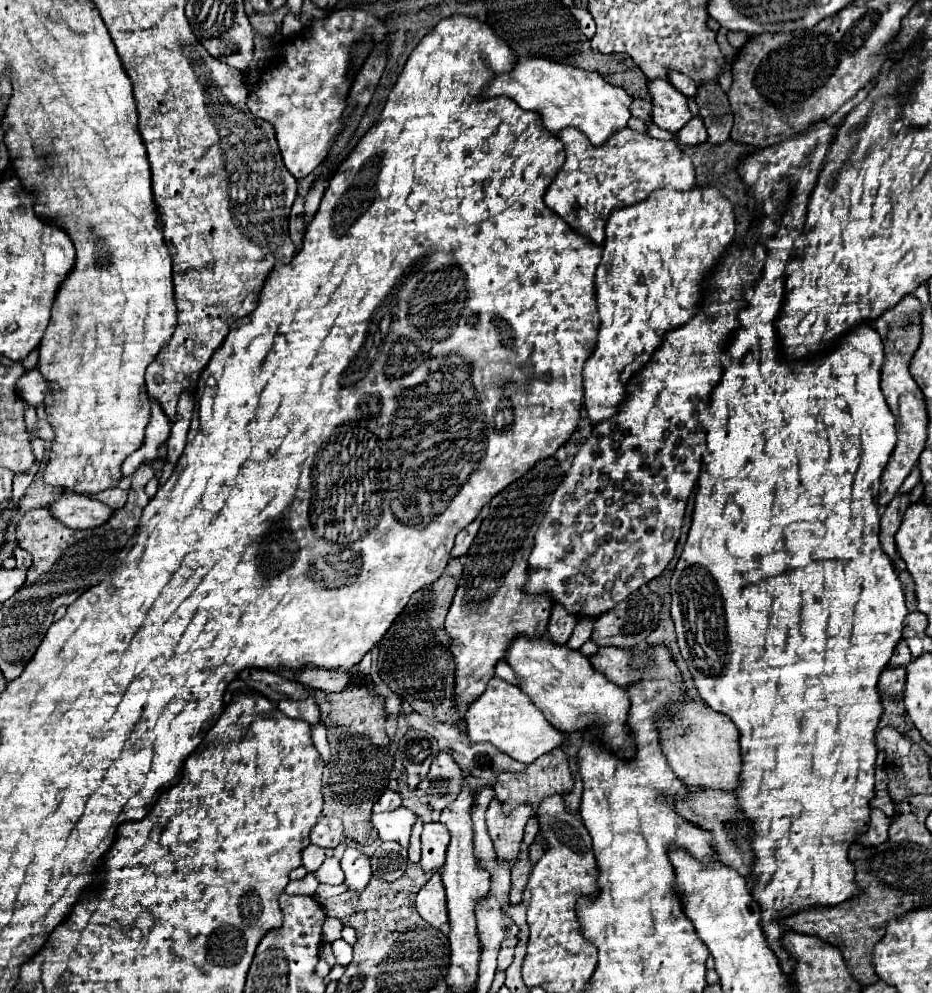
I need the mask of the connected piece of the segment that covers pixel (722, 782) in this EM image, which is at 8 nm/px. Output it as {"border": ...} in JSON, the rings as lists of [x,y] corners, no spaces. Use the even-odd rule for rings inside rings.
{"border":[[[686,700],[684,704],[674,708],[674,716],[670,720],[660,722],[660,736],[660,744],[668,758],[668,764],[684,786],[722,792],[734,792],[740,786],[740,734],[734,722],[728,720],[728,716],[714,712],[702,700]]]}

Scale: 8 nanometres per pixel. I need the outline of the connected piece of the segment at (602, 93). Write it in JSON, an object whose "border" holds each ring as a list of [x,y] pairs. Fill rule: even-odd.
{"border":[[[518,56],[516,68],[498,76],[486,88],[484,96],[508,96],[518,102],[520,108],[536,110],[552,134],[558,134],[564,128],[578,128],[588,136],[592,146],[602,146],[614,132],[628,126],[630,106],[634,100],[626,90],[608,84],[598,72],[586,72],[536,56]]]}

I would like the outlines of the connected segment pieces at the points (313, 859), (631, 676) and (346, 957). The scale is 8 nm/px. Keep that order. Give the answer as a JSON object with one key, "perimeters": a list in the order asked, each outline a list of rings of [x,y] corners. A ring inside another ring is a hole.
{"perimeters":[[[[310,844],[302,850],[302,866],[308,872],[316,872],[320,868],[322,860],[324,860],[324,848],[320,848],[316,844]]],[[[598,648],[588,660],[596,672],[602,672],[610,682],[624,688],[640,676],[640,672],[630,672],[630,654],[632,650],[624,648]]],[[[344,940],[332,942],[332,952],[336,956],[336,962],[342,966],[348,966],[352,960],[352,946],[348,946]]]]}

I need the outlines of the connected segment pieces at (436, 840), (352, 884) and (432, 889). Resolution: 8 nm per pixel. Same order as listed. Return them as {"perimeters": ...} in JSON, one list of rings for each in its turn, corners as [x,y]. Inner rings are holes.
{"perimeters":[[[[440,822],[424,824],[422,830],[422,860],[420,866],[424,872],[440,870],[446,862],[446,848],[450,842],[450,832]]],[[[346,848],[340,860],[340,868],[344,872],[344,884],[350,892],[362,892],[362,888],[366,888],[368,880],[372,878],[368,856],[356,848]]],[[[434,872],[434,876],[428,880],[428,884],[418,892],[416,910],[428,924],[432,924],[434,928],[448,934],[450,922],[448,922],[446,894],[444,894],[444,886],[440,880],[440,872]]]]}

